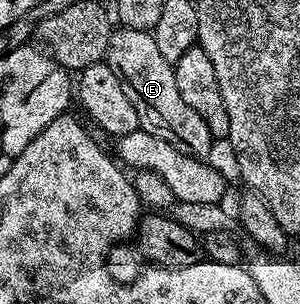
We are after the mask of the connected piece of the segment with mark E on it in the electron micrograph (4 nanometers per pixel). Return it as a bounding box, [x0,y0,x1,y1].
[104,27,215,158]

